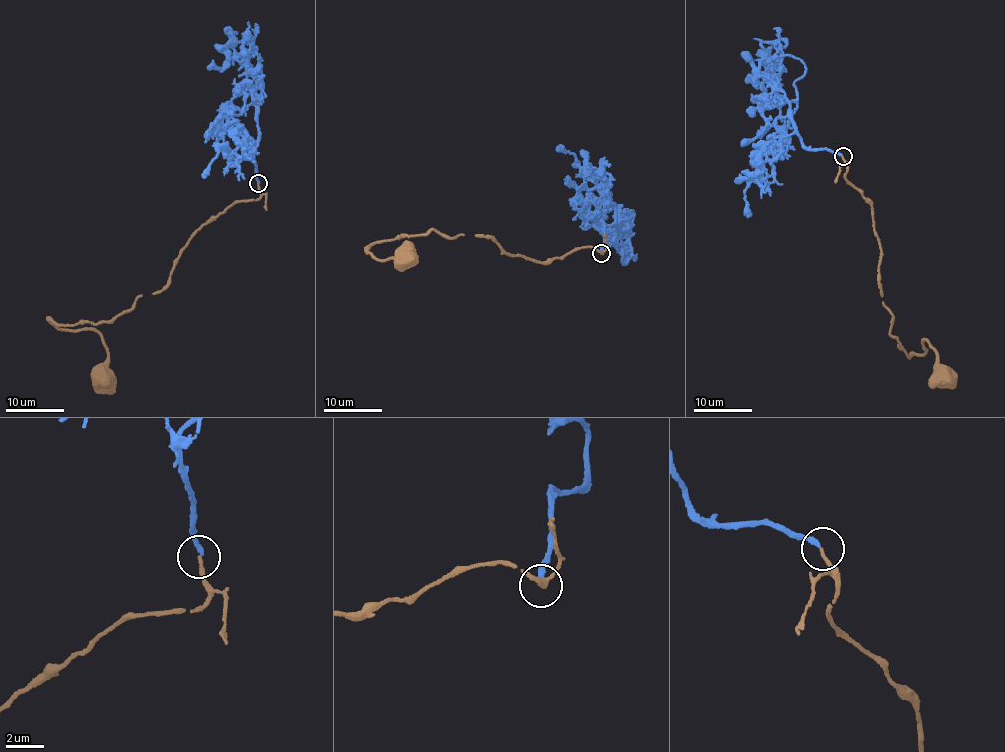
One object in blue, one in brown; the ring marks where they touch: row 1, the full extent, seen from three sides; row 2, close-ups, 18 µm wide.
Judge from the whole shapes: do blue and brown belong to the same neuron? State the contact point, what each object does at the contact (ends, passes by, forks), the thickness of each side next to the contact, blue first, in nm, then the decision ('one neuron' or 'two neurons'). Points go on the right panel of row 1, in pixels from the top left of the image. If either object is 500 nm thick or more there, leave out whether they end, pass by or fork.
place (843, 156); blue ends; brown ends; calibres 200 and 180 nm; two neurons

